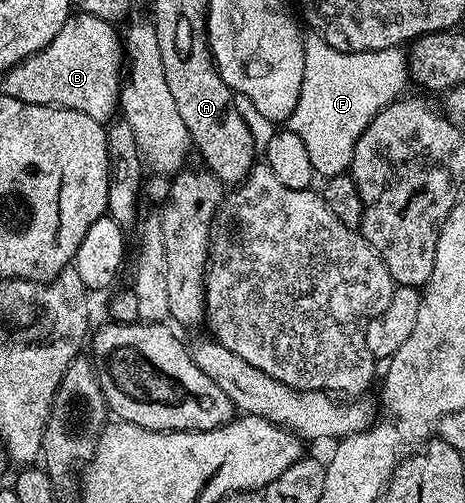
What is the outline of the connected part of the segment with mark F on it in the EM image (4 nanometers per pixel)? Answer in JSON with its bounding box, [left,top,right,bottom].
[287,36,410,178]

